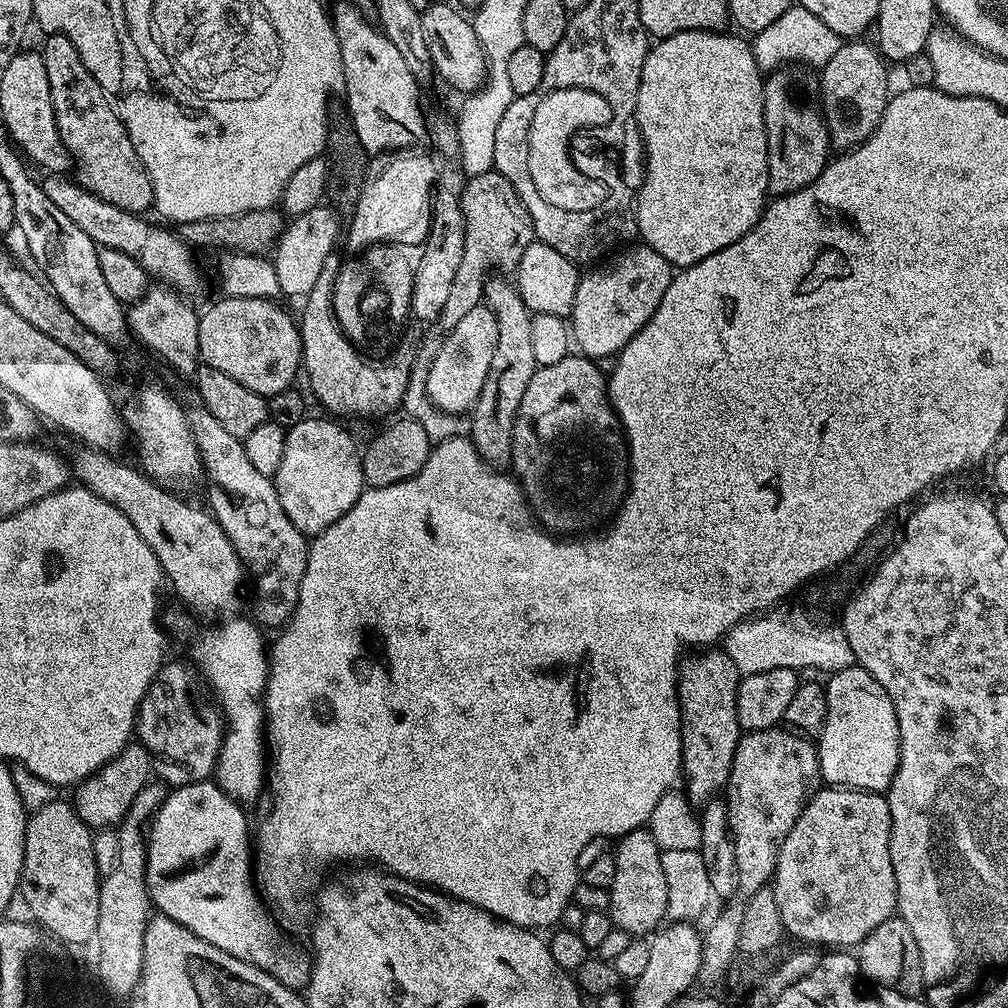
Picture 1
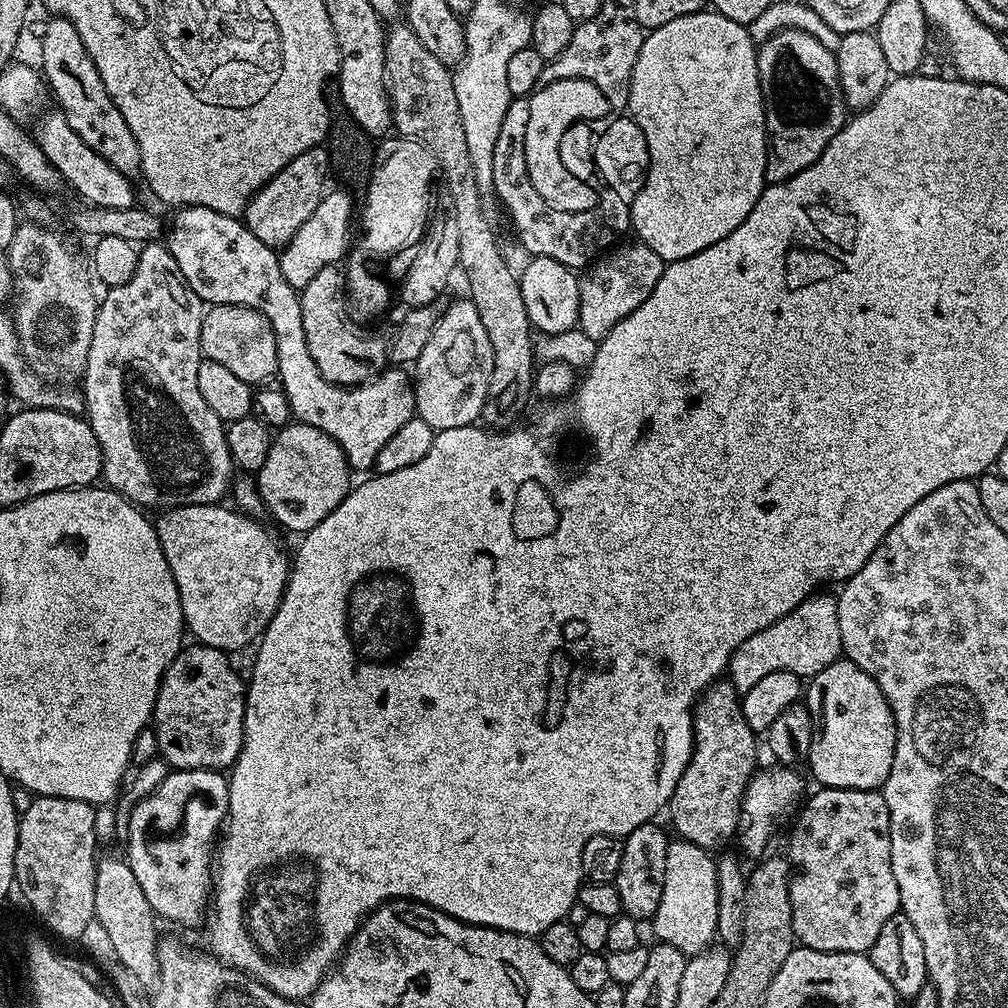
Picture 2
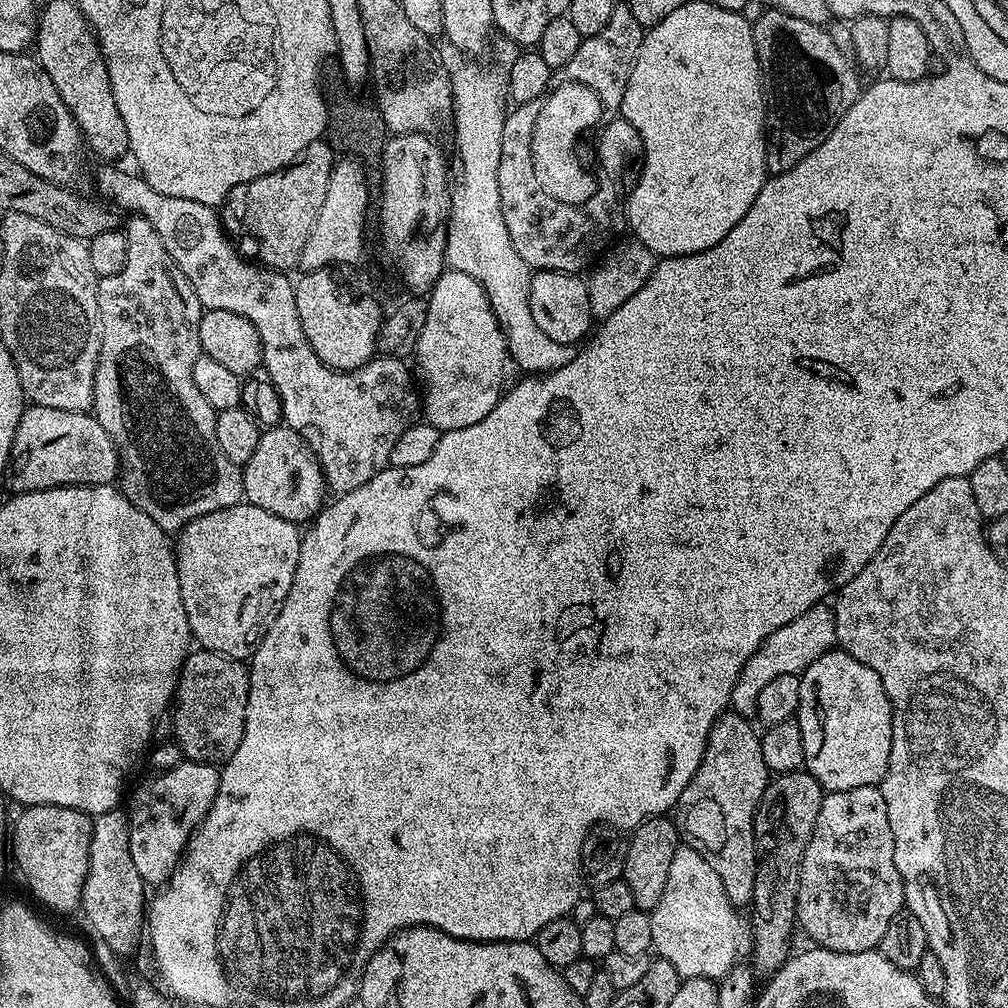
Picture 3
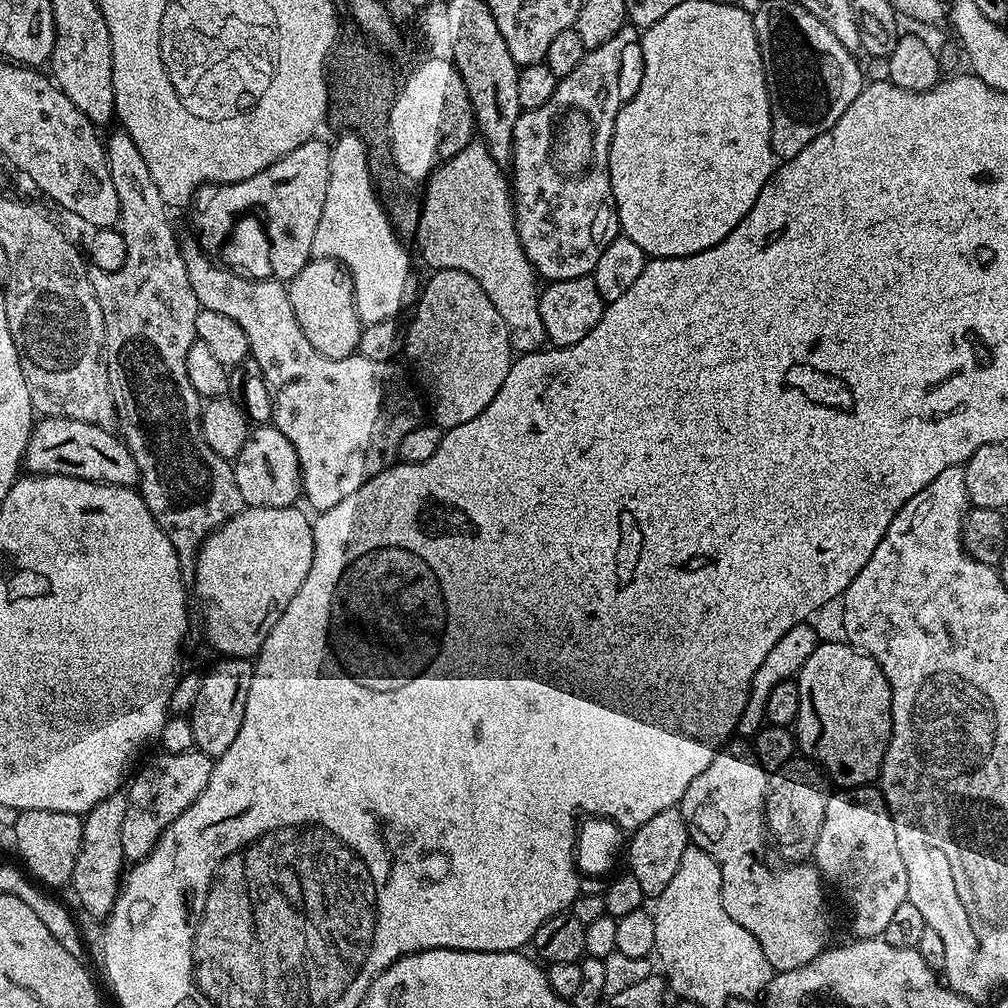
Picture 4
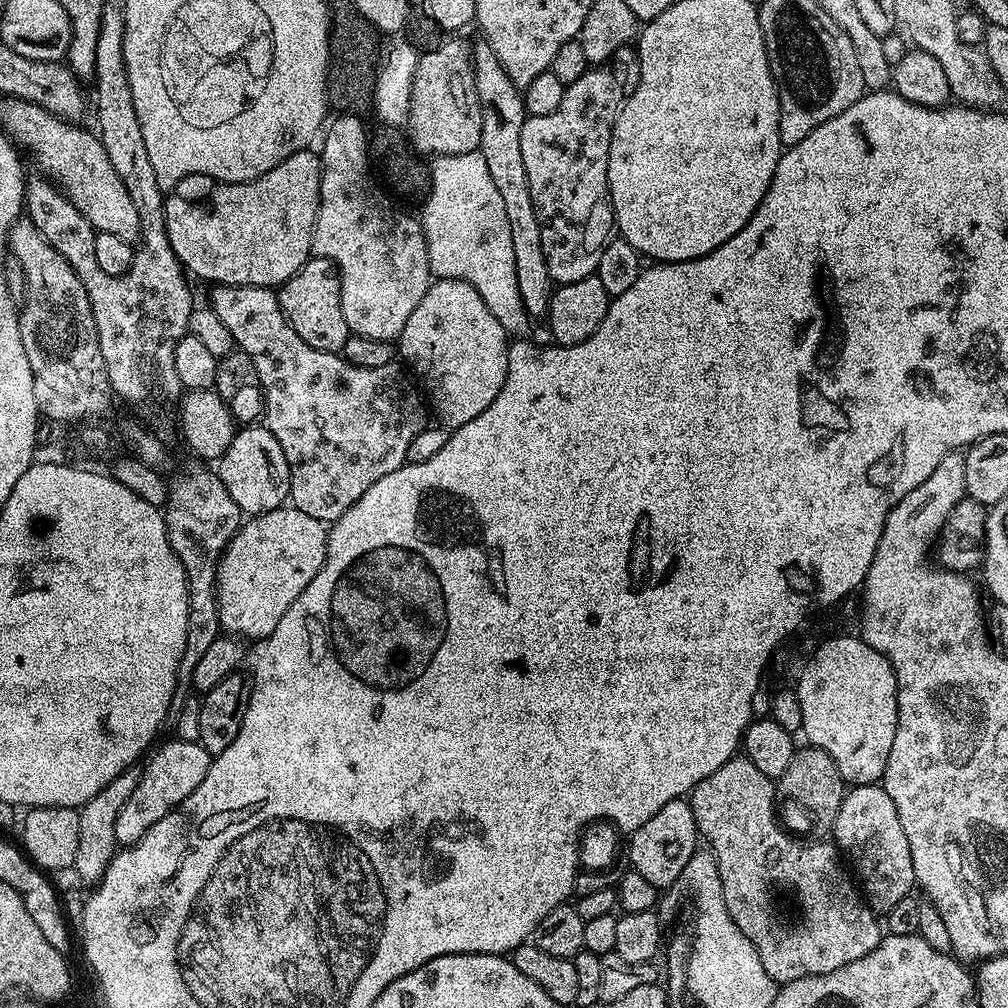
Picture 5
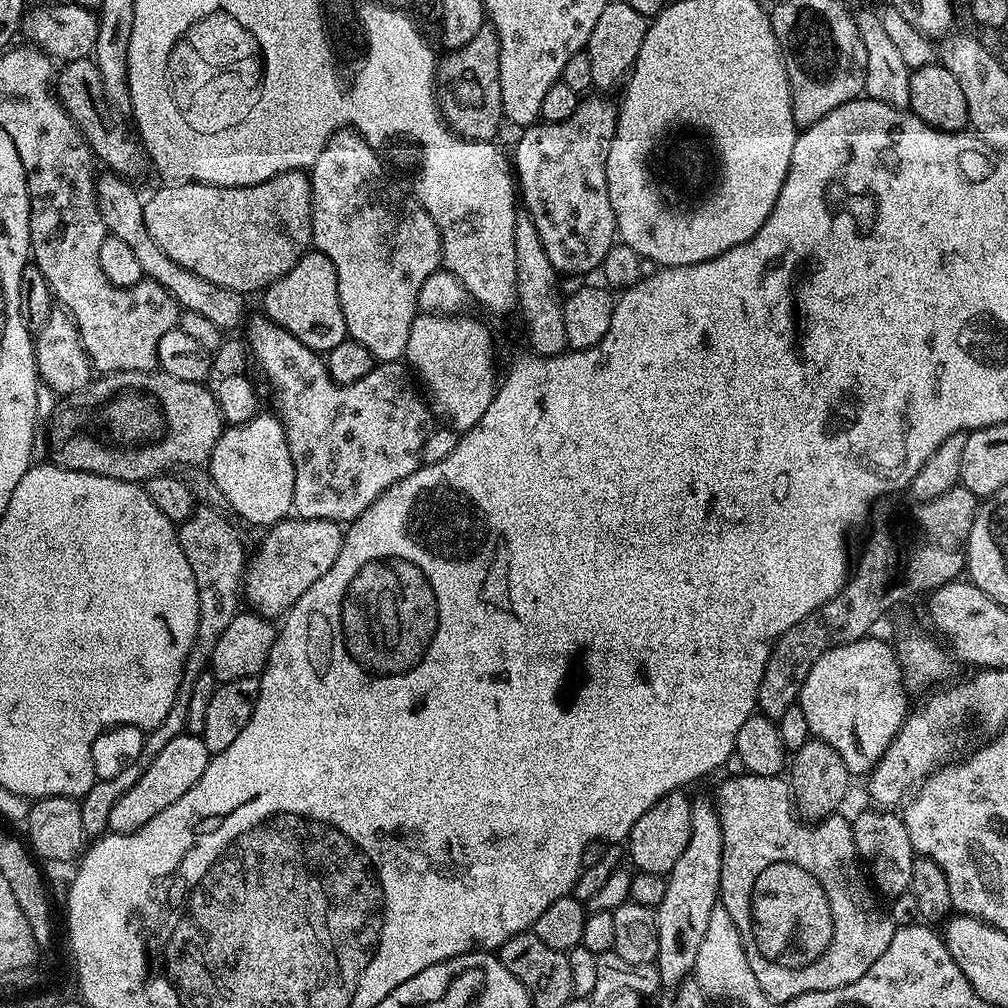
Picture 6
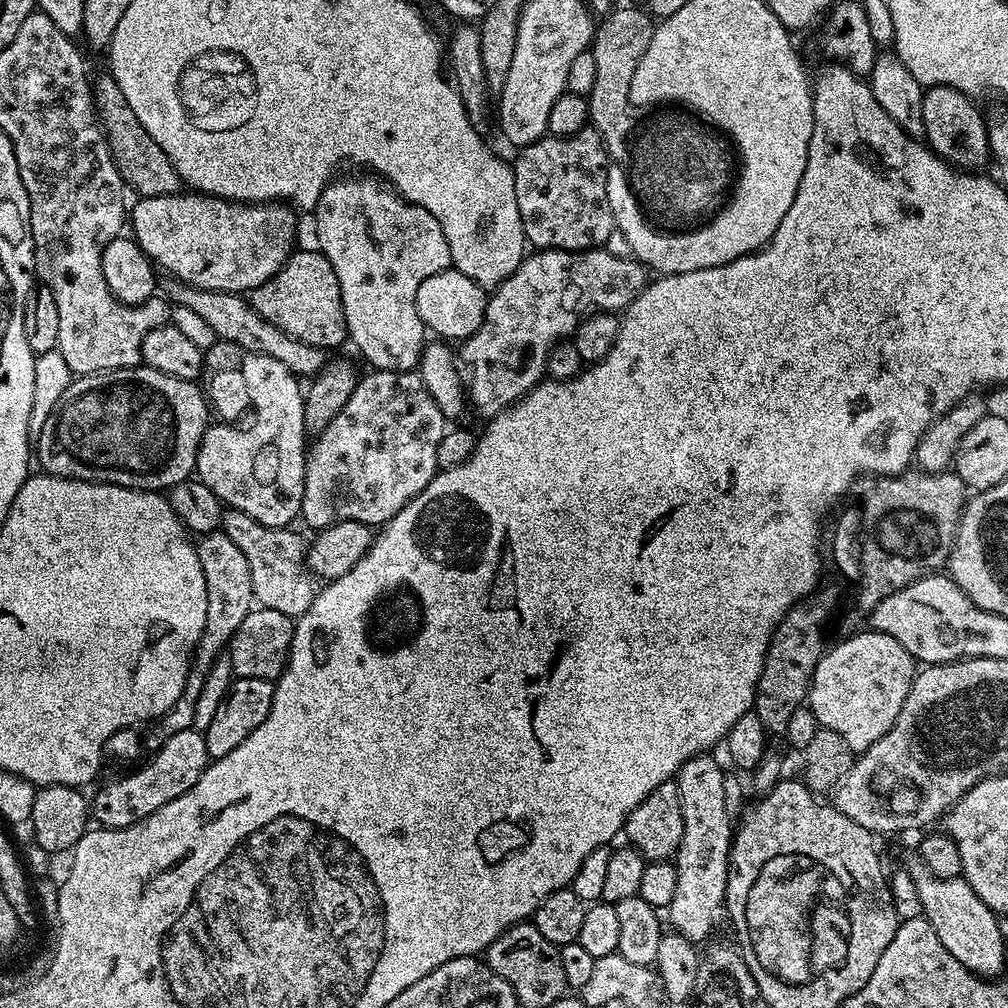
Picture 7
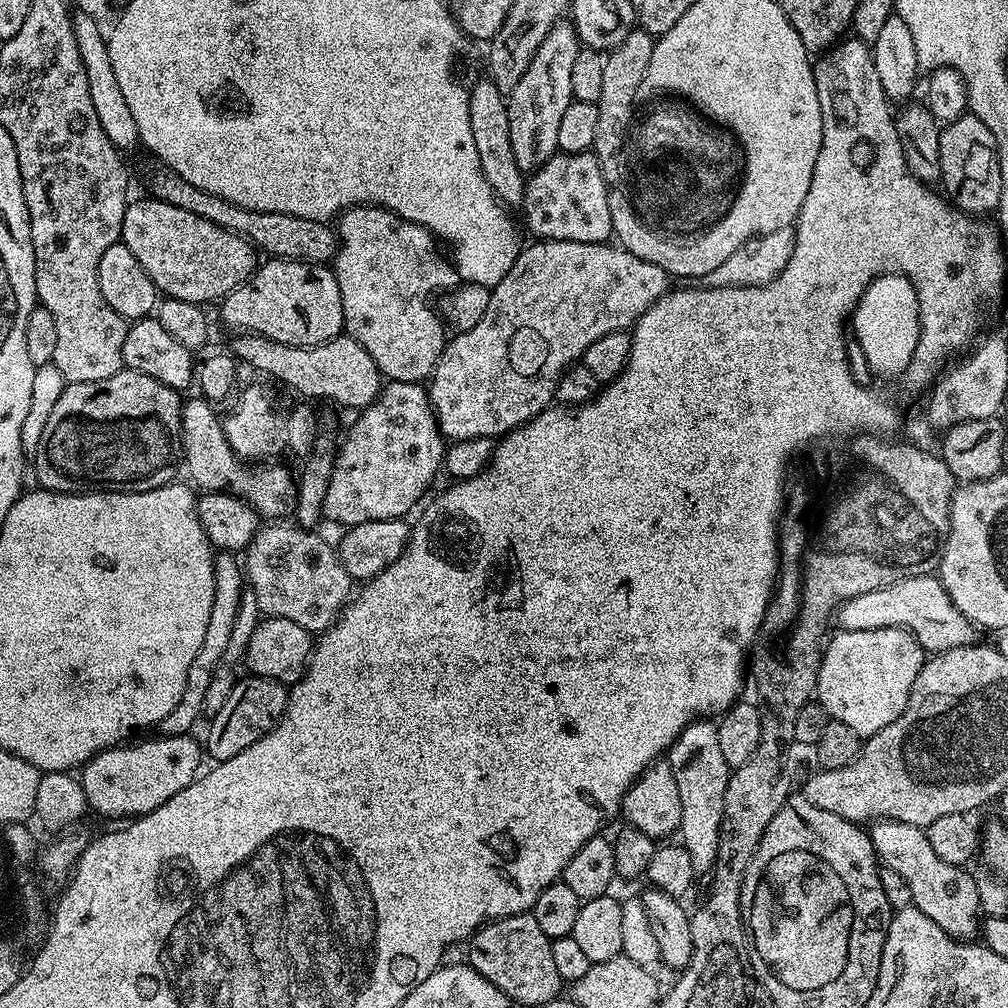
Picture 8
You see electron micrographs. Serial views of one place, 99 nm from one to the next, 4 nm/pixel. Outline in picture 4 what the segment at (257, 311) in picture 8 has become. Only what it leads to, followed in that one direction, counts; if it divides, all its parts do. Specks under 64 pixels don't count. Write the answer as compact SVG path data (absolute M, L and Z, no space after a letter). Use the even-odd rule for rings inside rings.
M313 258L306 266L302 266L302 270L298 270L298 274L294 274L292 280L287 281L286 287L290 306L294 306L294 318L298 318L298 326L302 330L302 334L306 334L310 346L314 346L314 350L318 350L318 354L322 354L328 360L346 360L349 356L357 355L356 347L362 325L356 309L354 282L343 264L339 264L336 260Z

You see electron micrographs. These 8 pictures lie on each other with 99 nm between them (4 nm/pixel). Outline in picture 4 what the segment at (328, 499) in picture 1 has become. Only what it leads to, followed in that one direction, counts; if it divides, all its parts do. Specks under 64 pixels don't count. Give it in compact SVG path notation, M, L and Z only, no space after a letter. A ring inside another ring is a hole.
M256 426L249 431L246 446L236 455L234 467L238 490L242 490L247 507L290 508L301 499L298 454L294 454L286 434L274 426Z

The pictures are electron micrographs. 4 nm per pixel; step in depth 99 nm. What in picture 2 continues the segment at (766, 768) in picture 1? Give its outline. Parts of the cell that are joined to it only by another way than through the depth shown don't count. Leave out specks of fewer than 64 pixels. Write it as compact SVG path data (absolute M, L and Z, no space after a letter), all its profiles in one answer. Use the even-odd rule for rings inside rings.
M771 767L765 772L760 770L753 775L744 791L744 800L740 804L738 841L740 840L741 850L748 856L756 856L755 858L763 857L769 851L768 843L775 838L776 831L784 824L784 819L788 815L791 817L797 811L798 805L805 795L804 780L796 773L799 771L795 767Z

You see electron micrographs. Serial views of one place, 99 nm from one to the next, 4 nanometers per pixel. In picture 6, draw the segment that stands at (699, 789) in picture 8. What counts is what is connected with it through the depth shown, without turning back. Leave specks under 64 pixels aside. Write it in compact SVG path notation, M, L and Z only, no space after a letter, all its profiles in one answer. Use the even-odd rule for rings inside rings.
M711 795L691 797L690 842L682 850L682 858L674 862L674 870L666 879L666 895L655 908L658 922L658 954L656 969L663 991L675 993L681 982L694 973L698 950L710 926L710 916L720 899L720 875L722 874L722 826Z

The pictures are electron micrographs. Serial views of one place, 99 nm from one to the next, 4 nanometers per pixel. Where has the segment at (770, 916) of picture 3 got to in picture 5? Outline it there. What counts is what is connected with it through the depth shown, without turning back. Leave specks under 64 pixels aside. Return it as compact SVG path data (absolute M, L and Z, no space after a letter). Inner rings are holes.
M811 746L797 747L786 774L778 778L778 792L782 799L778 804L778 816L787 831L800 838L824 838L831 833L838 818L838 810L844 801L846 785L834 766L834 758L826 750Z

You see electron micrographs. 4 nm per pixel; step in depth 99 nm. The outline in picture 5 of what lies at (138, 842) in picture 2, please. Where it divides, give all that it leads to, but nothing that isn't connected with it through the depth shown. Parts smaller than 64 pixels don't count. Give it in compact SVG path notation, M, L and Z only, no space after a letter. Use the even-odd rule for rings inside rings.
M169 738L158 748L147 757L148 765L143 765L138 786L134 786L134 794L130 794L130 799L126 806L122 806L122 811L114 822L117 845L137 844L142 834L146 834L146 830L154 826L154 822L166 818L168 812L177 808L186 798L190 798L190 794L194 794L194 790L198 790L198 786L206 778L214 759L198 742Z

